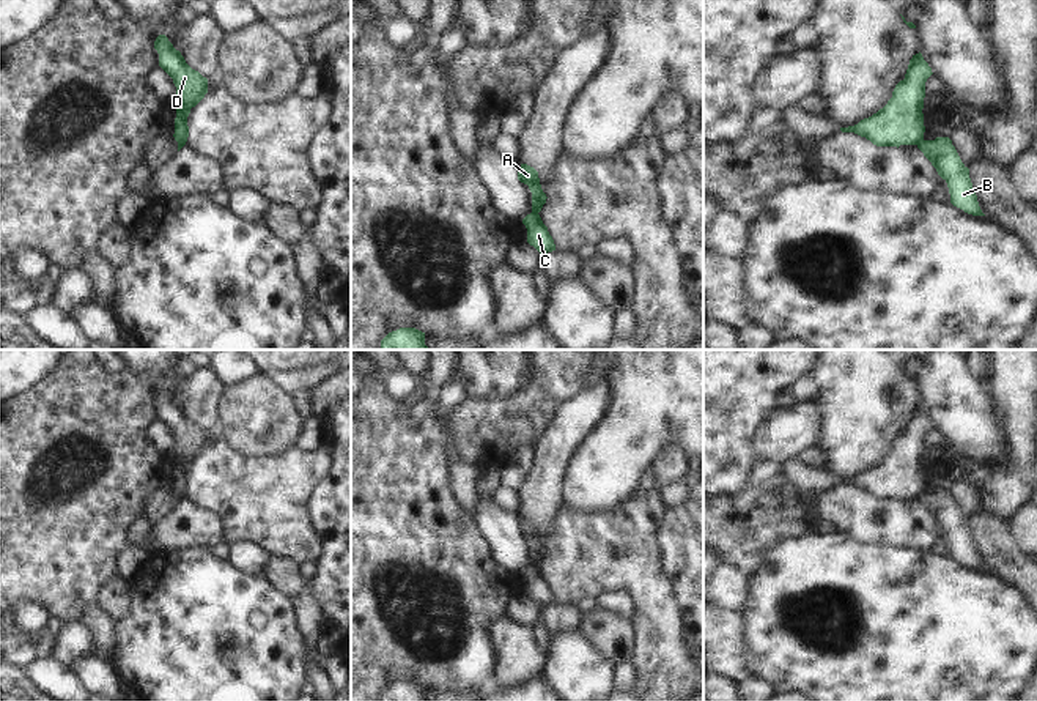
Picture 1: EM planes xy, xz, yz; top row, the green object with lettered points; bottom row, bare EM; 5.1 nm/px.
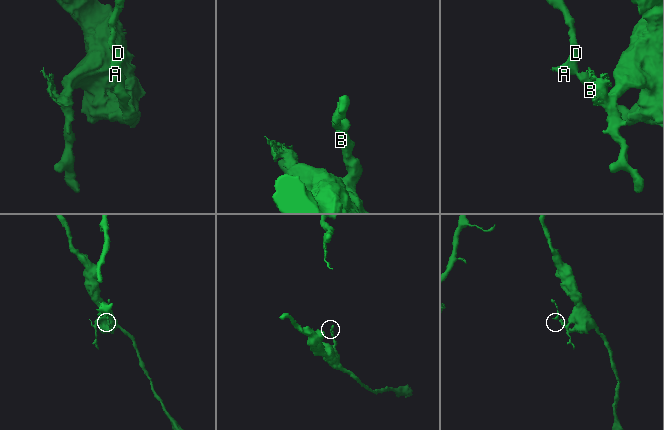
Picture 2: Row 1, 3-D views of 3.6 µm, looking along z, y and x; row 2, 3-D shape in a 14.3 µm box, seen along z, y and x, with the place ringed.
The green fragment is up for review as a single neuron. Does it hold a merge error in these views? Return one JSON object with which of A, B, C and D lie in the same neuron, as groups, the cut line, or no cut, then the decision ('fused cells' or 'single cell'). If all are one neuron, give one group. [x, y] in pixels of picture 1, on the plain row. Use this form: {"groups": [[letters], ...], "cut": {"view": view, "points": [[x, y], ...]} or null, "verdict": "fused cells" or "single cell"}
{"groups": [["A", "D"], ["B", "C"]], "cut": {"view": "yz", "points": [[922, 492], [916, 497]]}, "verdict": "fused cells"}

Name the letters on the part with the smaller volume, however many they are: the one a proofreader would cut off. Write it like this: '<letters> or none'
A, D.

